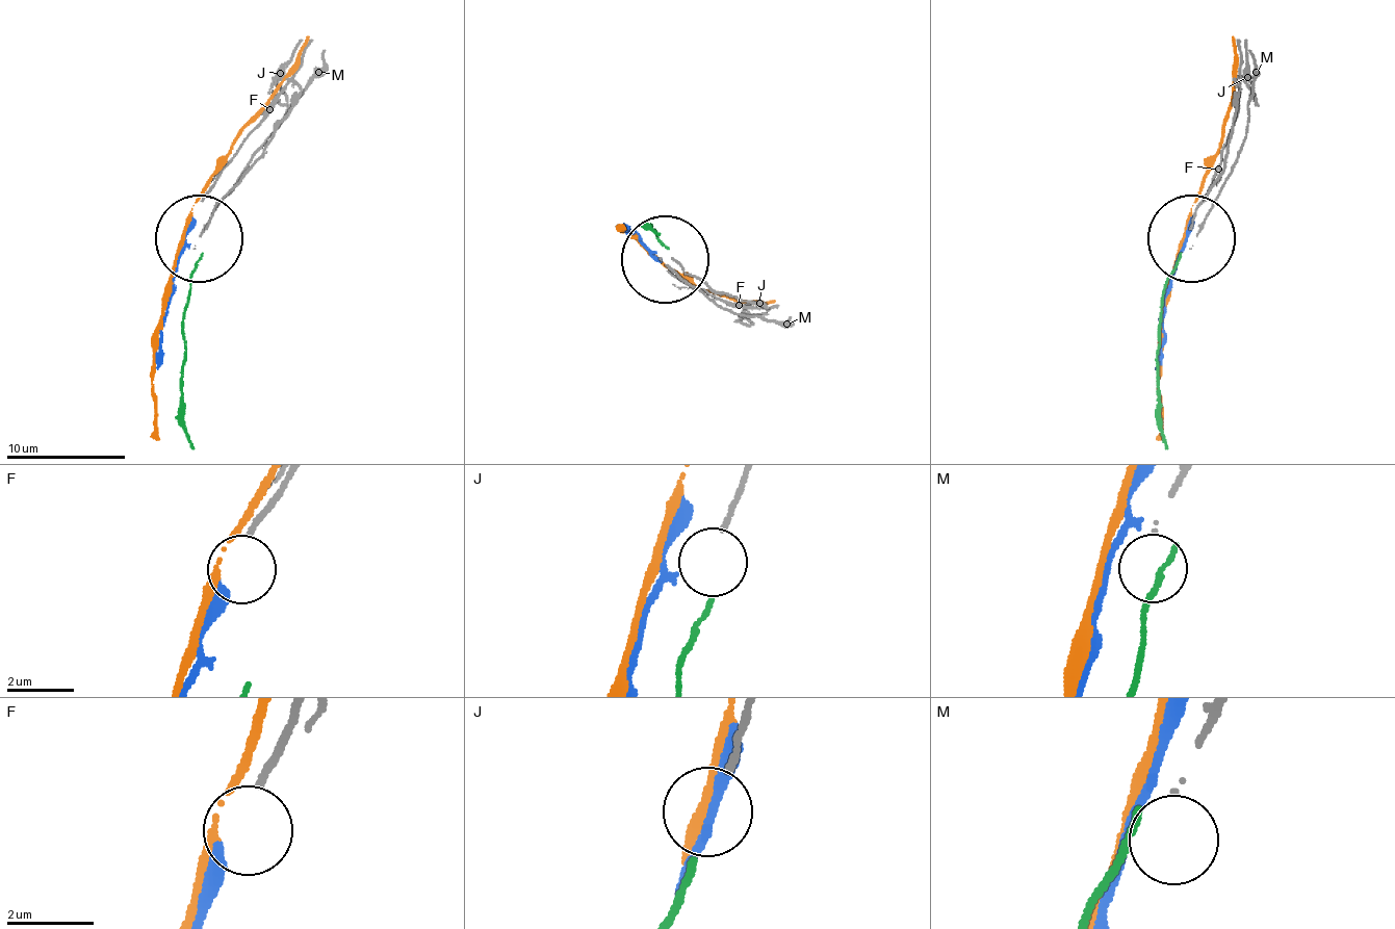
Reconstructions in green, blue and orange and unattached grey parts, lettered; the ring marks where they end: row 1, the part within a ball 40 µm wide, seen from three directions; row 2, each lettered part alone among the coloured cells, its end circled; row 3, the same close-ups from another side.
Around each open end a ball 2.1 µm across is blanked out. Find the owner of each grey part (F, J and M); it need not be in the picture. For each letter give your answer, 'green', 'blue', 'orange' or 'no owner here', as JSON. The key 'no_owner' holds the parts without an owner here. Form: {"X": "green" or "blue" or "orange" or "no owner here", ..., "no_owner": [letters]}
{"F": "blue", "J": "green", "M": "no owner here", "no_owner": ["M"]}

